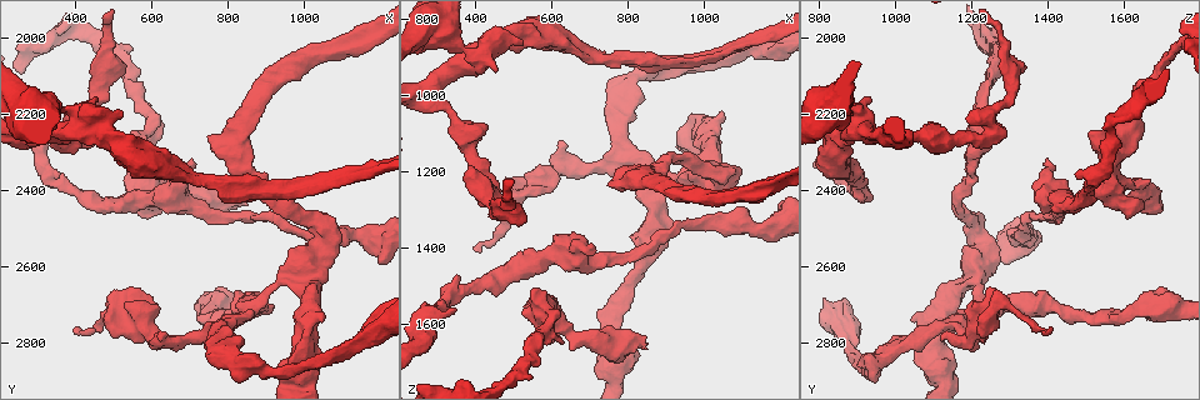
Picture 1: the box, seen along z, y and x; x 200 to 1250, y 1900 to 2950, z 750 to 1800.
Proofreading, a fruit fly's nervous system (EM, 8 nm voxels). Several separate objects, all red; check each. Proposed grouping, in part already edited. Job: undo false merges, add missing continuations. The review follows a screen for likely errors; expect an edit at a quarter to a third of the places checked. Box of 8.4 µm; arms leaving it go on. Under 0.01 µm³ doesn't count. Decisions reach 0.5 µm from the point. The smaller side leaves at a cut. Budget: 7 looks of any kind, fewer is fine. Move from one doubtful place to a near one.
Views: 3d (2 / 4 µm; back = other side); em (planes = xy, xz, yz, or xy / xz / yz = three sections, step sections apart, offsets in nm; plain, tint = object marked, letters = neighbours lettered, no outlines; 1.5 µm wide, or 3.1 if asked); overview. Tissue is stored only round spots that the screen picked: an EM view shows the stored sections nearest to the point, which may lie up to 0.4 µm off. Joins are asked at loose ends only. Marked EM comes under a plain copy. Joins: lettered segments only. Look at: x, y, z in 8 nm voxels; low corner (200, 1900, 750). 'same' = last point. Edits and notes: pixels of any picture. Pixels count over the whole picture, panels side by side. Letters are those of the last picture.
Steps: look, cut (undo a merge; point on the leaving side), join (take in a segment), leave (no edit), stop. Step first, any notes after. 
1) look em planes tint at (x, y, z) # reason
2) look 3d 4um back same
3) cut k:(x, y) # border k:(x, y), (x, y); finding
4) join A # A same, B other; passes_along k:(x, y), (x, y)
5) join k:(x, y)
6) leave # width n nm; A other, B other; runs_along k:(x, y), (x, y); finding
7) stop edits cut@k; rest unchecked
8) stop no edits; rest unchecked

look em planes letters at (775, 2380, 905) # calibre changes

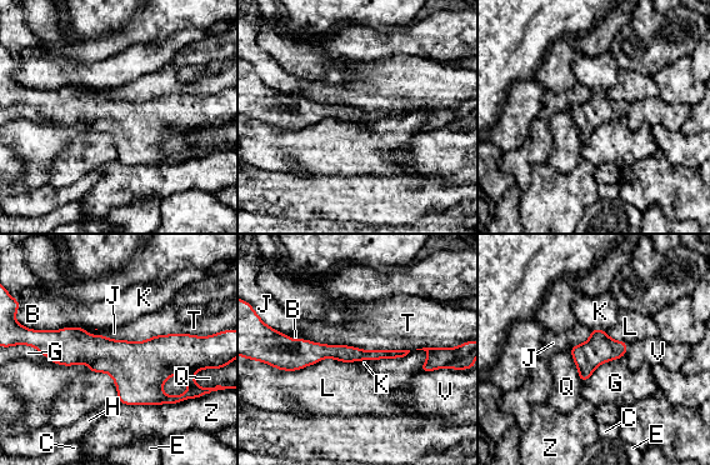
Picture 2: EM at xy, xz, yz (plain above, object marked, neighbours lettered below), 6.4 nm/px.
leave # B other, C other, E other, G other, H other, J other, K other, L other, Q other, T other, V other, Z other; border 2:(625, 354), (601, 363), (583, 384); all the same cell

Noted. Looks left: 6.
look 3d 4um at (755, 2265, 1240) # branch stops here

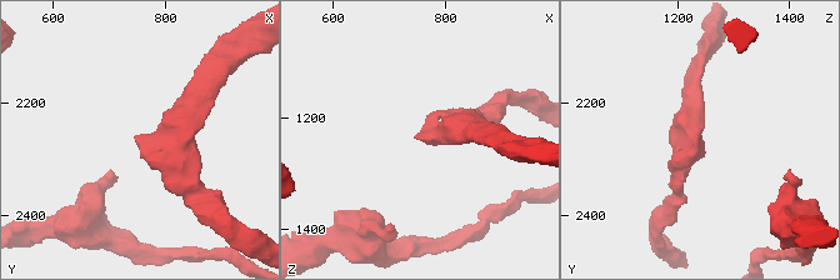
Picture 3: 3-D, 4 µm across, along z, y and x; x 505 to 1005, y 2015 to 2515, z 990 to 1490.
look em planes letters at (750, 2255, 1235) # need the tissue

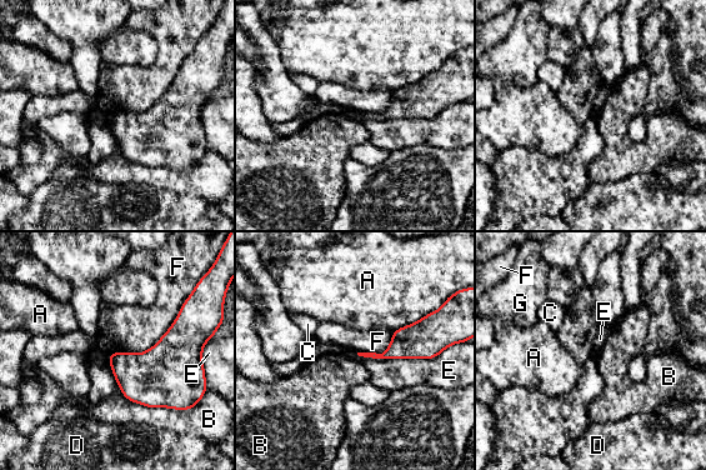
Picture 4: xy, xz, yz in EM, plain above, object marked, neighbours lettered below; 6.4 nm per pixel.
leave # A other, B other, C other, D other, E other, F other, G other; border 4:(185, 300), (151, 346), (116, 353); no lettered segment goes on from it

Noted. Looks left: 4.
look 3d 2um at (395, 2765, 1410) # tapers out

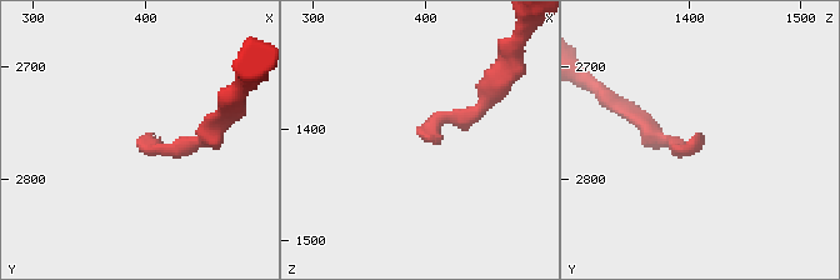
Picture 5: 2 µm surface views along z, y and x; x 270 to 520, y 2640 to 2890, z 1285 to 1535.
look em xz step 8 letters at (396, 2760, 1408)

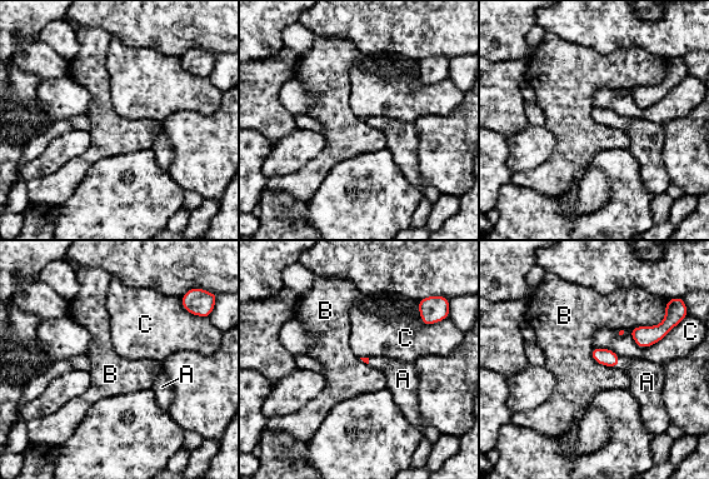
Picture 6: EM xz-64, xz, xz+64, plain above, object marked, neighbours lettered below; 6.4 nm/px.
join A # A same, B other, C other; the cell continues

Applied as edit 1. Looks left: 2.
stop edits join@6; rest unchecked

